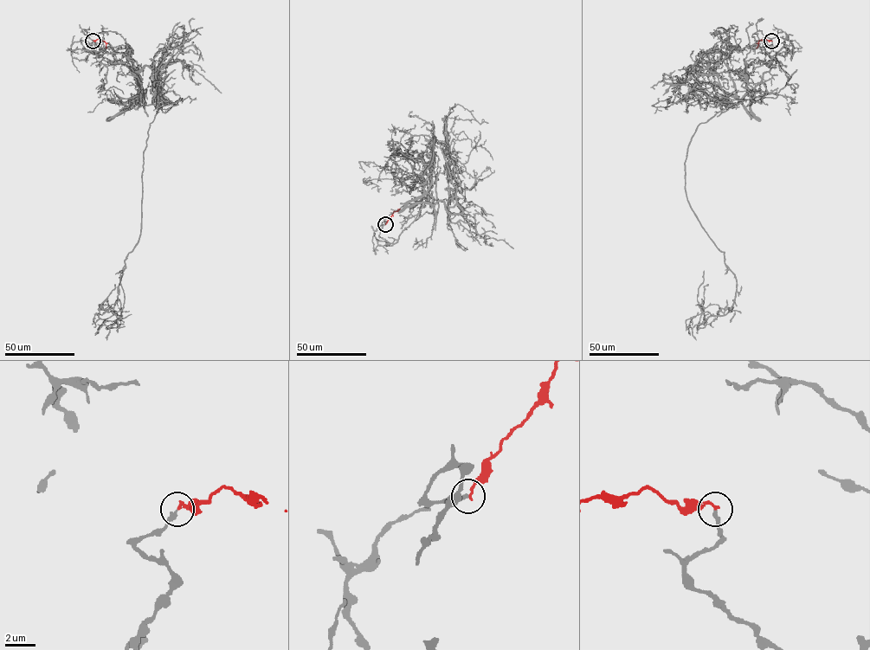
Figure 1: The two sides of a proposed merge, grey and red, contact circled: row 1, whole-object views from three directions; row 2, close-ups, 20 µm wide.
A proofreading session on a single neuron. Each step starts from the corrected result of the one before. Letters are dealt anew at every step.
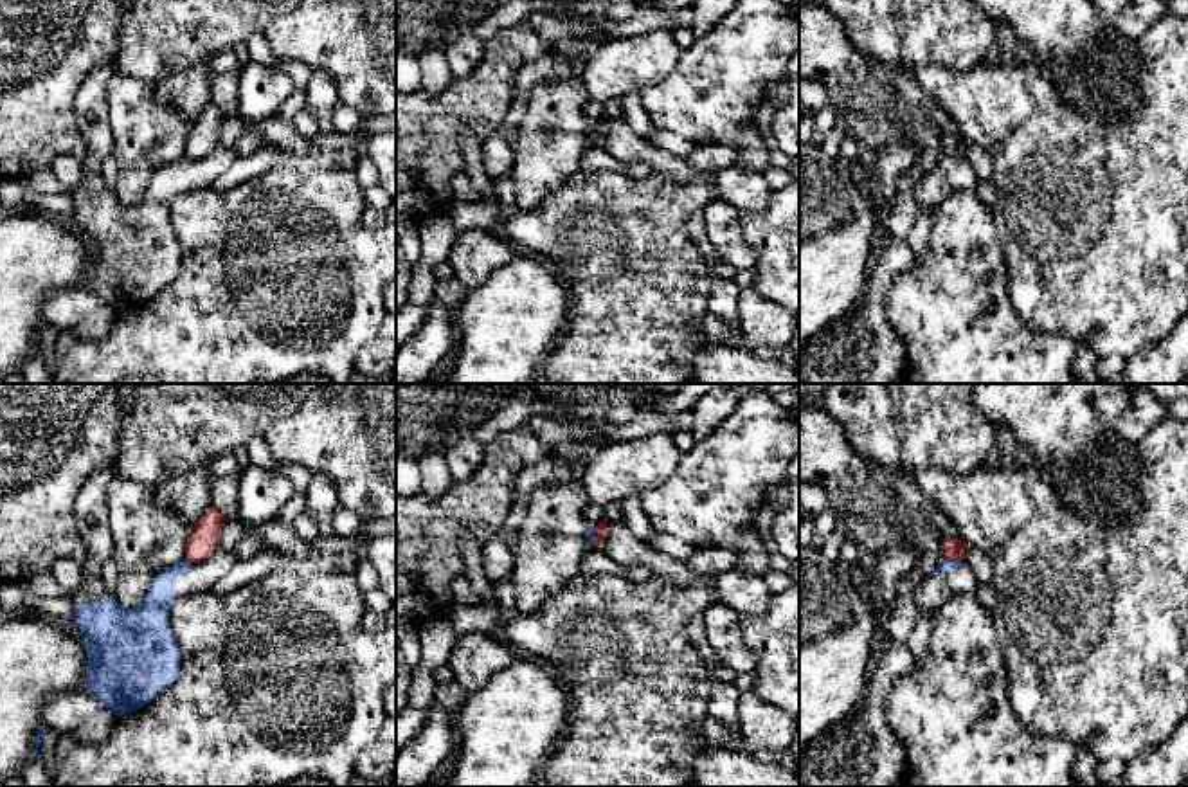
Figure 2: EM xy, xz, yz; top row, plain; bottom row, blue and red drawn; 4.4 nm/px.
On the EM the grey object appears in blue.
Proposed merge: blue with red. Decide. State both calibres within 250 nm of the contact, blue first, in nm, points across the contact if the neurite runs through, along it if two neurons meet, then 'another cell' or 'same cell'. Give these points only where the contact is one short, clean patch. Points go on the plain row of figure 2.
60 nm thick on the blue side, 100 nm on the other; border along yz (944, 155), (958, 157); another cell

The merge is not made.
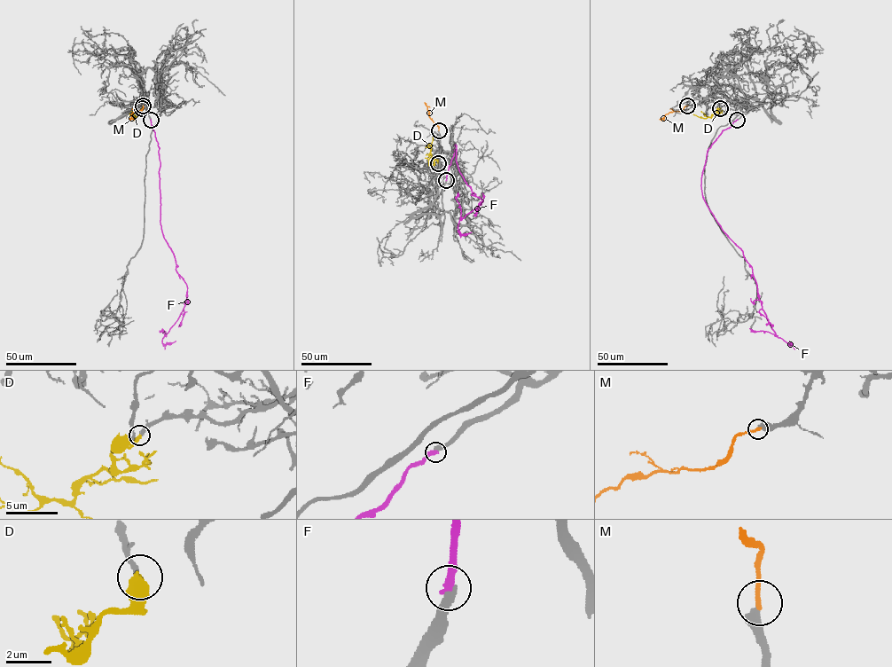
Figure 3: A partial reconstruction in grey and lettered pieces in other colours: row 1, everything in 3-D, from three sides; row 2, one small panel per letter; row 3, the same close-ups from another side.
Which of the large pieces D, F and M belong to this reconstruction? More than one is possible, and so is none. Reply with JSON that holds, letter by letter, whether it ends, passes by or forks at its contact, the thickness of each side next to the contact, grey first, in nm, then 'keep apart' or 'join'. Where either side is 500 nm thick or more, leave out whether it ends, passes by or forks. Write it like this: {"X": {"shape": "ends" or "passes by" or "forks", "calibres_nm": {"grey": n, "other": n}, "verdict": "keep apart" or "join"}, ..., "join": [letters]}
{"D": {"shape": "ends", "calibres_nm": {"grey": 200, "other": 240}, "verdict": "join"}, "F": {"shape": "ends", "calibres_nm": {"grey": 380, "other": 320}, "verdict": "keep apart"}, "M": {"shape": "ends", "calibres_nm": {"grey": 480, "other": 190}, "verdict": "keep apart"}, "join": ["D"]}

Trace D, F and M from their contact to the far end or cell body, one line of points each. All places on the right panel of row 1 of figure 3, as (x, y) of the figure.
D: (720, 108), (706, 118), (693, 114)
F: (737, 120), (707, 152), (702, 196), (752, 267), (770, 325), (792, 345), (789, 341)
M: (687, 105), (659, 120)

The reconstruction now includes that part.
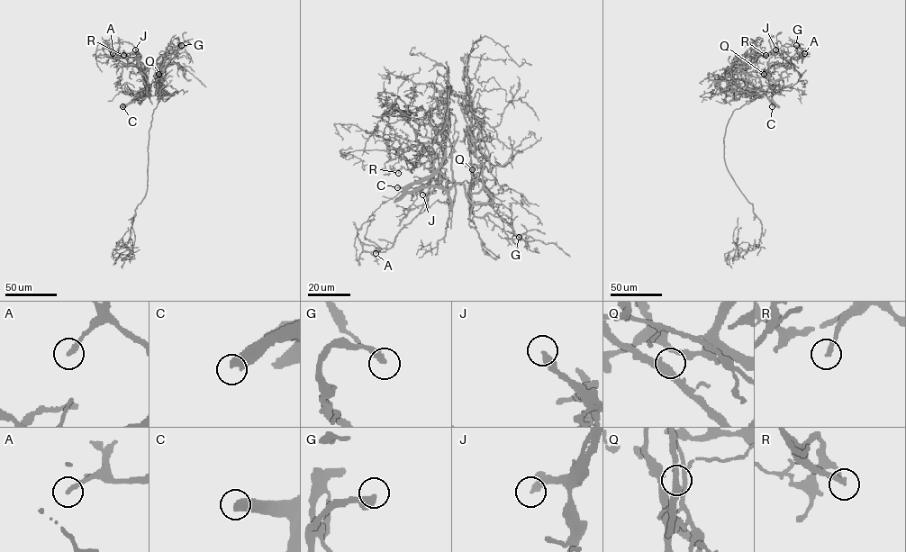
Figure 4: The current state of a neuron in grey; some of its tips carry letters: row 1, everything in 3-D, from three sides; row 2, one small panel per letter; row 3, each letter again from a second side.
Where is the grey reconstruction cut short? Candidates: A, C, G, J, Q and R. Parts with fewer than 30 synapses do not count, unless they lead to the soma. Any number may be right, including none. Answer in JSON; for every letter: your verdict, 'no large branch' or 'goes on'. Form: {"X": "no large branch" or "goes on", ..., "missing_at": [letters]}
{"A": "no large branch", "C": "goes on", "G": "goes on", "J": "goes on", "Q": "no large branch", "R": "no large branch", "missing_at": ["C", "G", "J"]}

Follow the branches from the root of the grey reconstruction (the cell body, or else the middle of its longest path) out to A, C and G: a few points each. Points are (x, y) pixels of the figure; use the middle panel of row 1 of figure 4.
A: (459, 104), (493, 200), (474, 203), (457, 184), (453, 203), (443, 179), (375, 253)
C: (459, 104), (484, 167), (484, 189), (493, 200), (473, 203), (462, 184), (448, 189), (397, 187)
G: (459, 104), (484, 167), (483, 187), (467, 194), (472, 212), (487, 215), (507, 238), (519, 237)

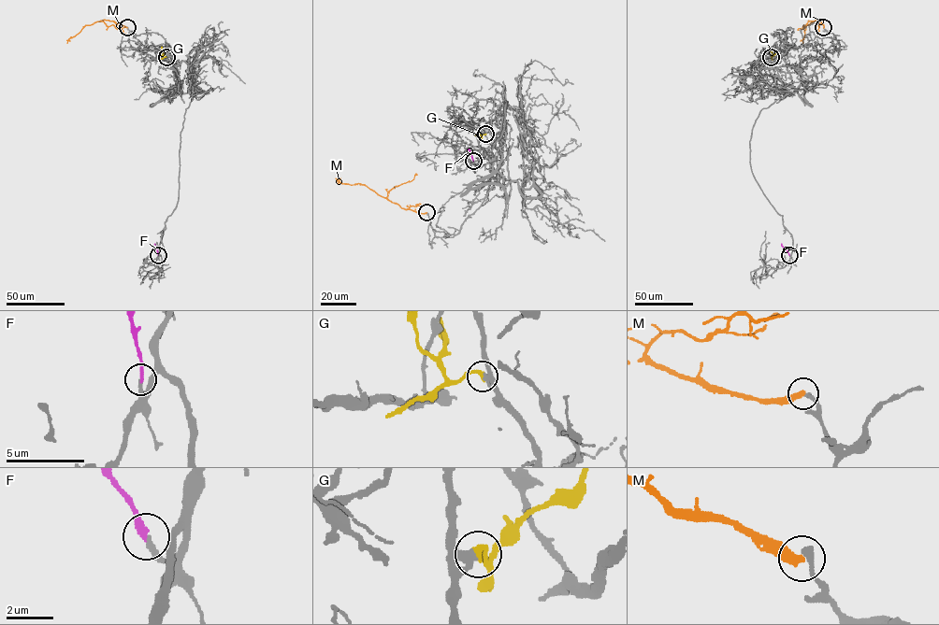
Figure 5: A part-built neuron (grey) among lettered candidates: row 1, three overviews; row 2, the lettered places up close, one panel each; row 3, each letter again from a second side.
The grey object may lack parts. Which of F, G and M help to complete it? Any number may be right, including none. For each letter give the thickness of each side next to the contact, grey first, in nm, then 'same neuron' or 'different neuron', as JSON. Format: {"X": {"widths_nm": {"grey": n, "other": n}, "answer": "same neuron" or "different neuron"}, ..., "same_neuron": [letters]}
{"F": {"widths_nm": {"grey": 220, "other": 240}, "answer": "same neuron"}, "G": {"widths_nm": {"grey": 240, "other": 280}, "answer": "same neuron"}, "M": {"widths_nm": {"grey": 280, "other": 420}, "answer": "different neuron"}, "same_neuron": ["F", "G"]}

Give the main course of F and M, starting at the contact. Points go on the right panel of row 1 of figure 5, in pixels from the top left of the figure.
F: (789, 255), (782, 244)
M: (823, 27), (816, 20), (805, 25), (802, 43)

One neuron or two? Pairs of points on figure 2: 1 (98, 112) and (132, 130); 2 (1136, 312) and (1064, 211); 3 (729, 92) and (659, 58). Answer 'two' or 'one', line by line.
1: two
2: one
3: two

